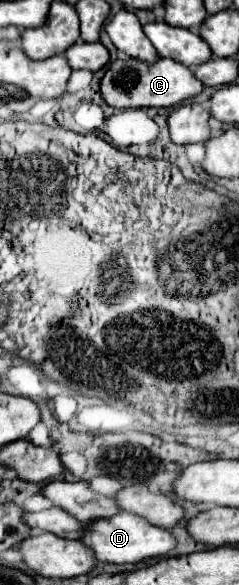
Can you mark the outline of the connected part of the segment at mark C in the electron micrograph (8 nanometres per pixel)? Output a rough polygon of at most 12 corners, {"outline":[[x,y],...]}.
{"outline":[[117,58],[101,78],[113,108],[167,108],[203,84],[171,58]]}

